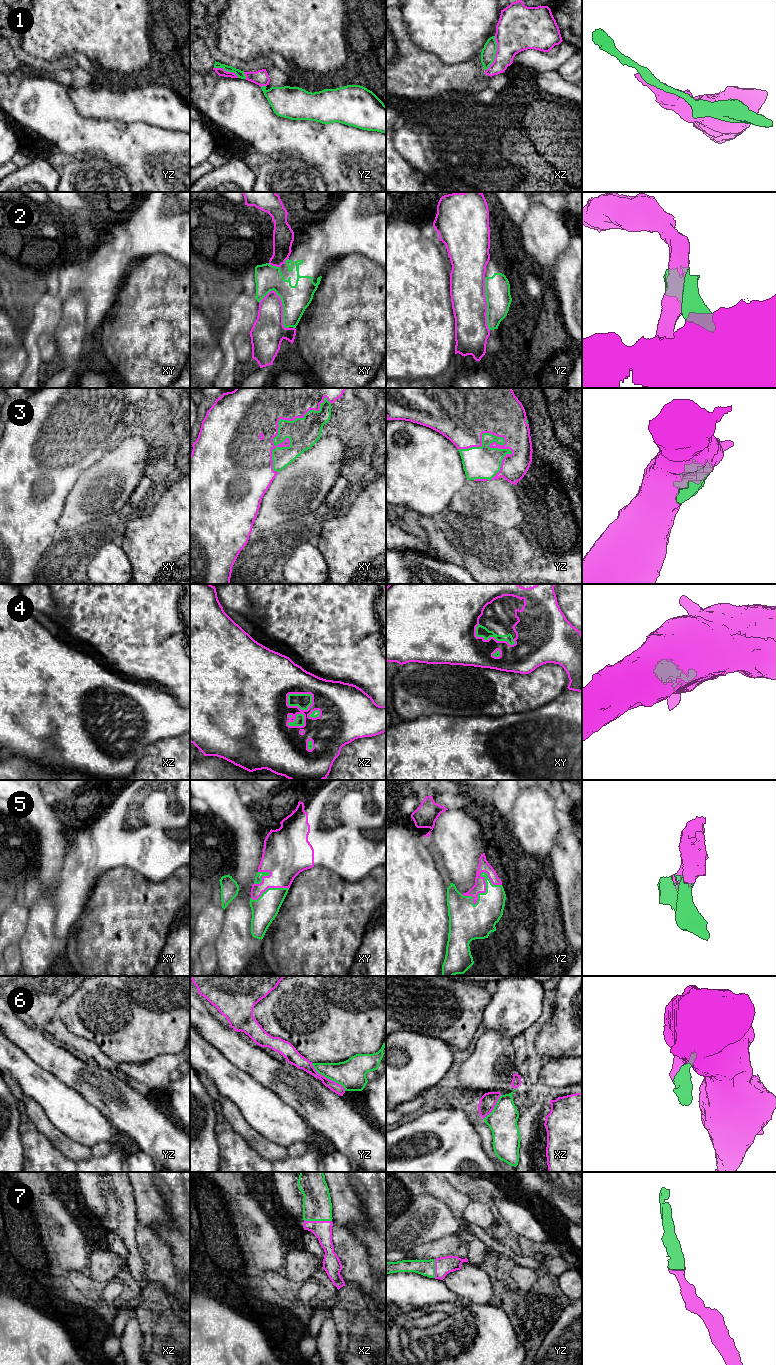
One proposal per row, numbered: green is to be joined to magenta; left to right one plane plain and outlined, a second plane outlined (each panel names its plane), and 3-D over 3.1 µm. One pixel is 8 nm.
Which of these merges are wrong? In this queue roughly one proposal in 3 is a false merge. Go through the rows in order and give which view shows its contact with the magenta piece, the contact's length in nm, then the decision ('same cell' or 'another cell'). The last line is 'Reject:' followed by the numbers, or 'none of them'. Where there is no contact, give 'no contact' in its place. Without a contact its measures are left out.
1: xz | 280 nm | another cell
2: xy | 340 nm | another cell
3: xy | 750 nm | same cell
4: xz | 220 nm | same cell
5: yz | 340 nm | same cell
6: yz | 360 nm | another cell
7: xz | 220 nm | same cell
Reject: 1, 2, 6

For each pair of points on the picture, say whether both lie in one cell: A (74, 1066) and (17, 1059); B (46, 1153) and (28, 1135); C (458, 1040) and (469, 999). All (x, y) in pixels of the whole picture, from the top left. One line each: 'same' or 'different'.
A: different
B: same
C: same

